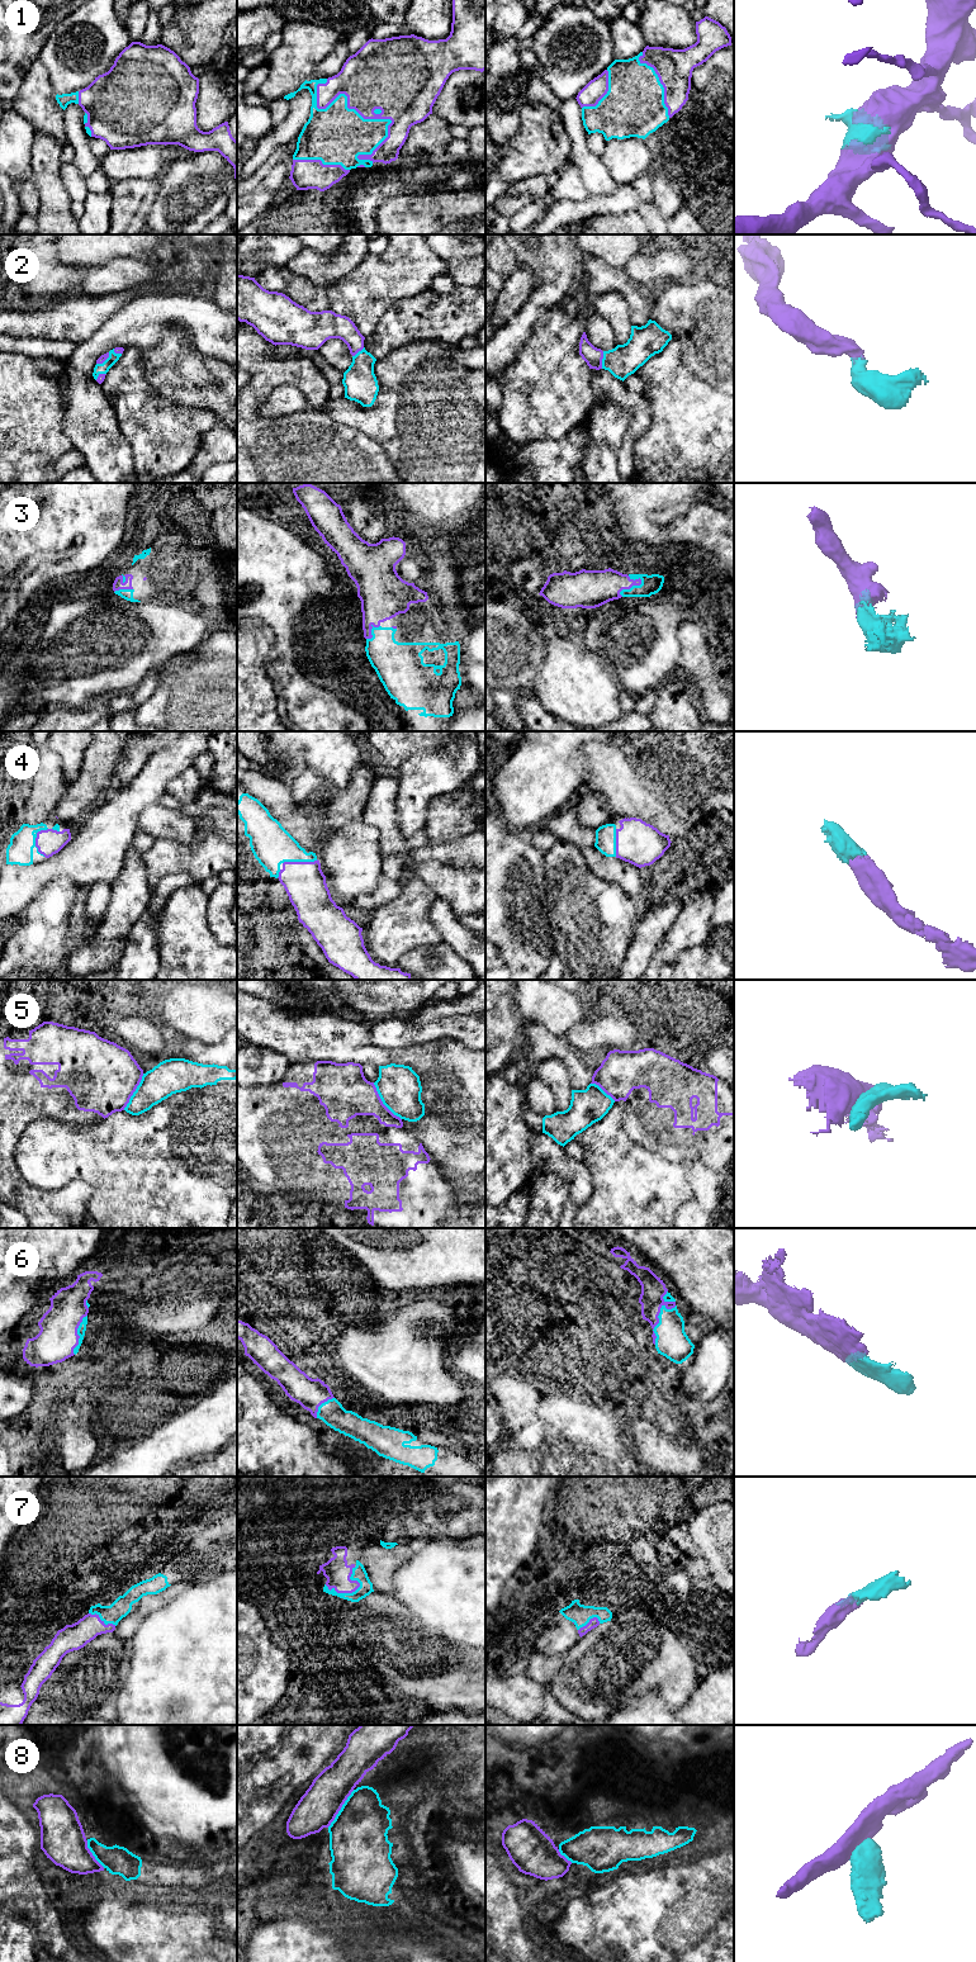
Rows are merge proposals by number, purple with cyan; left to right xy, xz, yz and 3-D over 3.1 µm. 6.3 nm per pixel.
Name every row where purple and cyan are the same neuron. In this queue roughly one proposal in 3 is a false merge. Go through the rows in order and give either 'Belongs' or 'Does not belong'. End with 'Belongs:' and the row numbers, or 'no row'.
1: Belongs
2: Belongs
3: Belongs
4: Belongs
5: Does not belong
6: Belongs
7: Belongs
8: Does not belong
Belongs: 1, 2, 3, 4, 6, 7

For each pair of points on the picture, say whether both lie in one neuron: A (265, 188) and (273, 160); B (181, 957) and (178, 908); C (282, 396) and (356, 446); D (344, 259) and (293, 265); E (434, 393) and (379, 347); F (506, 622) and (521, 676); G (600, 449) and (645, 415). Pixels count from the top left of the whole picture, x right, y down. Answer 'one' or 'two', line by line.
A: two
B: one
C: two
D: one
E: two
F: one
G: two

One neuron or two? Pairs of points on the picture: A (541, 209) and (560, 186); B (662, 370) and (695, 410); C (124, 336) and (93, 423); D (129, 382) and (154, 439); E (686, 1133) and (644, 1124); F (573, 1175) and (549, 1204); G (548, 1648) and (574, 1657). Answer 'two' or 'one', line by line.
A: one
B: one
C: one
D: one
E: one
F: two
G: two

